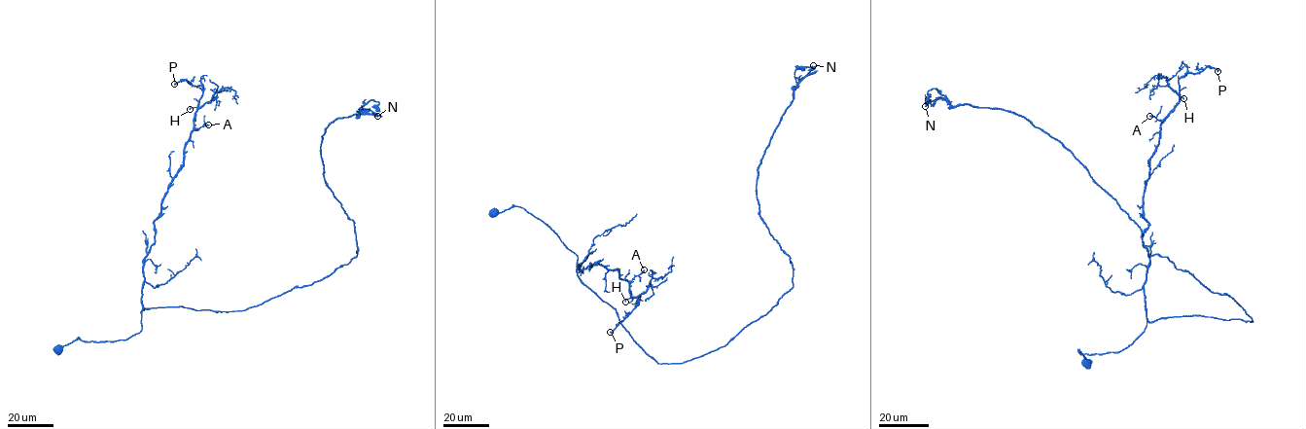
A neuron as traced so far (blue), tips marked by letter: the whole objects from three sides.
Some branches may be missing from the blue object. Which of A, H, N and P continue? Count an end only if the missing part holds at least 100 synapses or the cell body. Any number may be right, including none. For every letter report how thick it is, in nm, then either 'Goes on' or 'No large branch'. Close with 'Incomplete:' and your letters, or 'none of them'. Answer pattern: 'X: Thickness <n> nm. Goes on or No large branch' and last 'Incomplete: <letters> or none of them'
A: Thickness 380 nm. No large branch
H: Thickness 150 nm. No large branch
N: Thickness 180 nm. No large branch
P: Thickness 200 nm. No large branch
Incomplete: none of them

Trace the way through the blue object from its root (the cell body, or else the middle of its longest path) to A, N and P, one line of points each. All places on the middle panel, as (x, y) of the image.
A: (493, 213), (523, 208), (576, 254), (581, 269), (600, 264), (617, 269), (629, 281), (644, 269)
N: (493, 213), (519, 206), (543, 221), (657, 363), (716, 350), (793, 286), (757, 179), (794, 71), (813, 65)
P: (493, 213), (523, 208), (576, 254), (581, 269), (590, 264), (618, 270), (638, 303), (610, 332)

